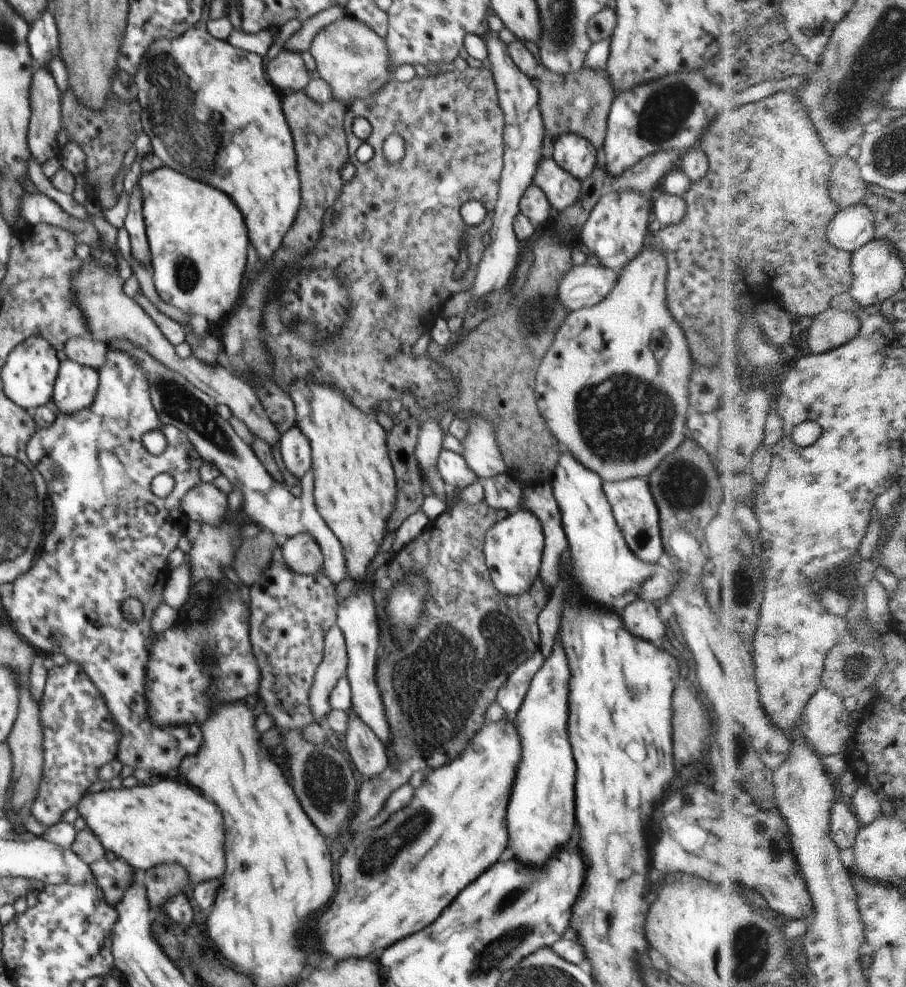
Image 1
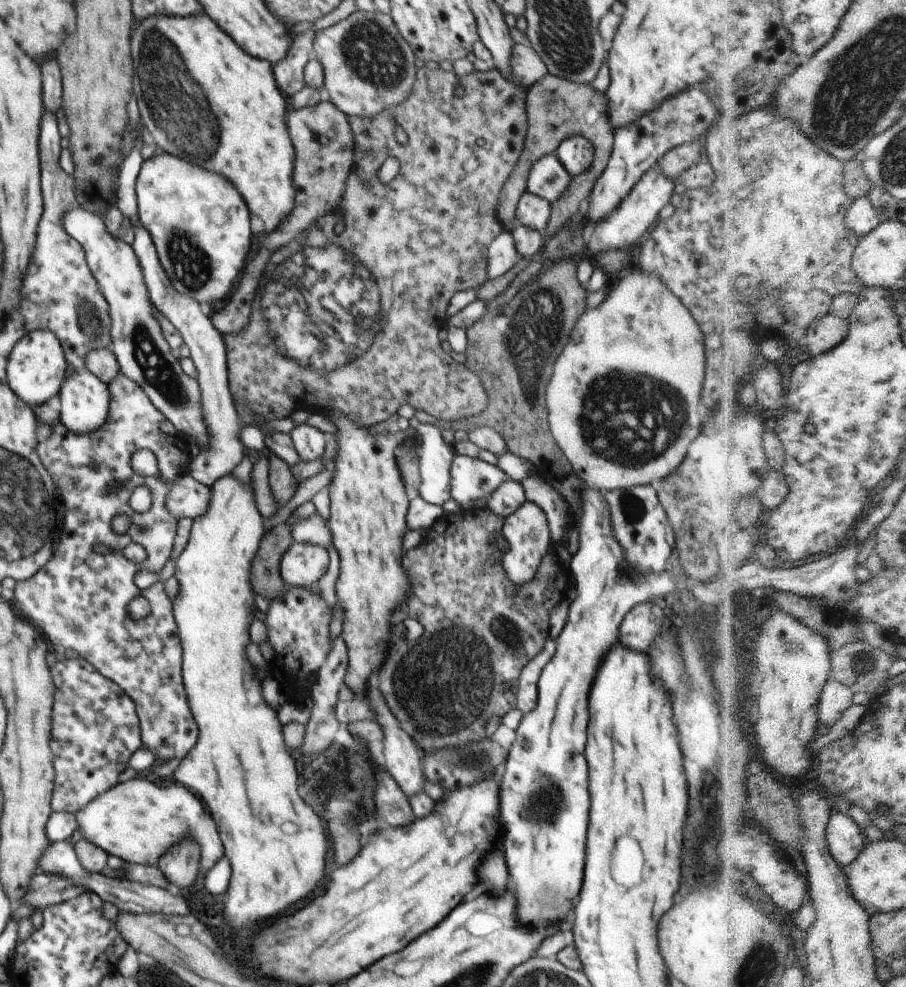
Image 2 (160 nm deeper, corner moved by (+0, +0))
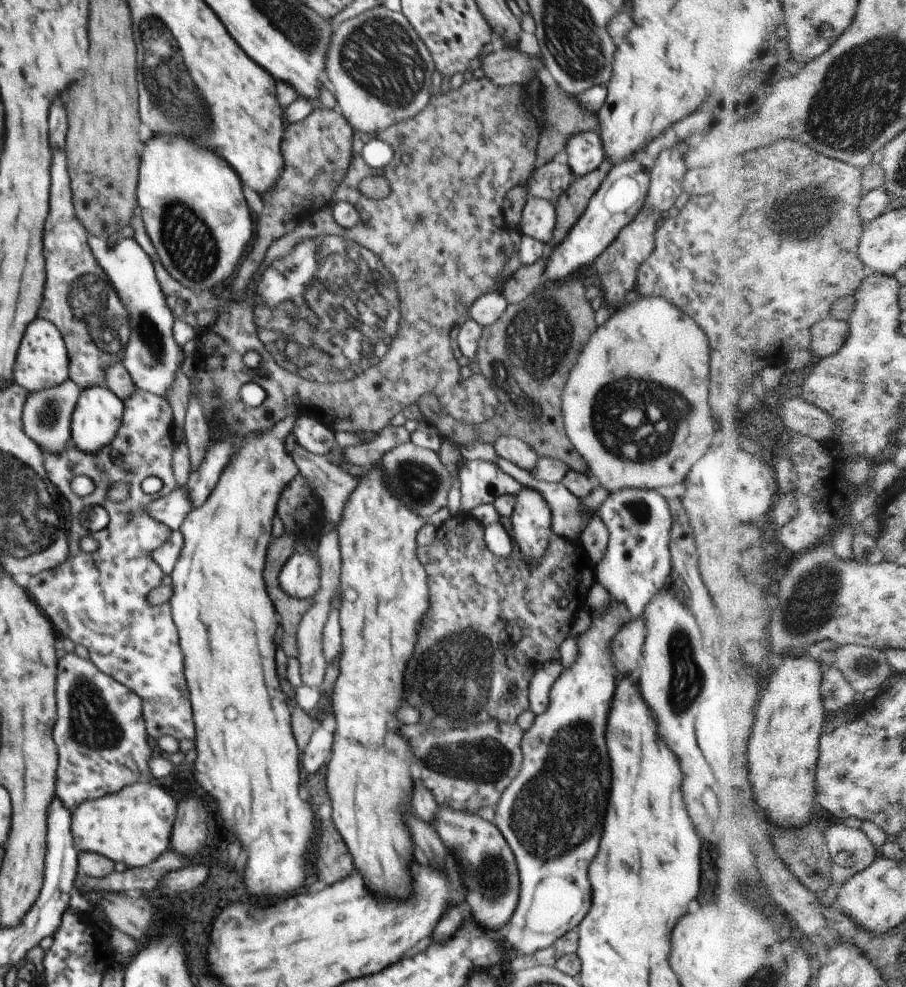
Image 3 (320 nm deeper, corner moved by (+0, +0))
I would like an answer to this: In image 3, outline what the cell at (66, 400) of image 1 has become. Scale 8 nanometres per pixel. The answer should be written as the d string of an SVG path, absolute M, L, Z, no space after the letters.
M96 385L95 387L81 390L75 411L71 416L72 445L89 455L93 455L101 448L109 445L120 428L125 412L124 407L123 400L118 398L106 386Z

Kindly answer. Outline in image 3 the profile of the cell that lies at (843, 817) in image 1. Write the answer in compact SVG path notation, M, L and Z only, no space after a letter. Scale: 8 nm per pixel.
M840 824L827 830L829 849L834 859L833 885L820 900L829 907L839 898L843 886L858 873L870 868L881 856L881 849L874 846L862 829Z

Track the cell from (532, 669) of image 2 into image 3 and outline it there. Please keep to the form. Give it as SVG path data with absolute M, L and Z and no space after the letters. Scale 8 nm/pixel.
M560 661L537 665L529 685L530 710L537 716L544 714L549 706L550 691L563 671Z

